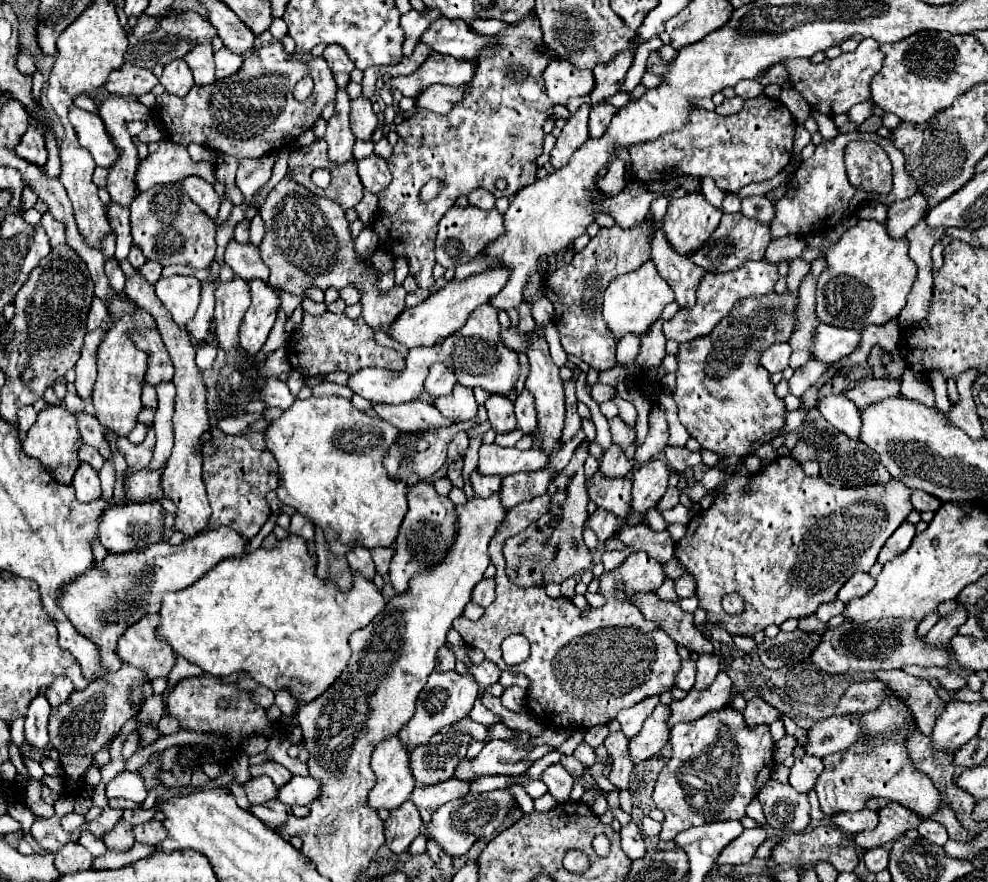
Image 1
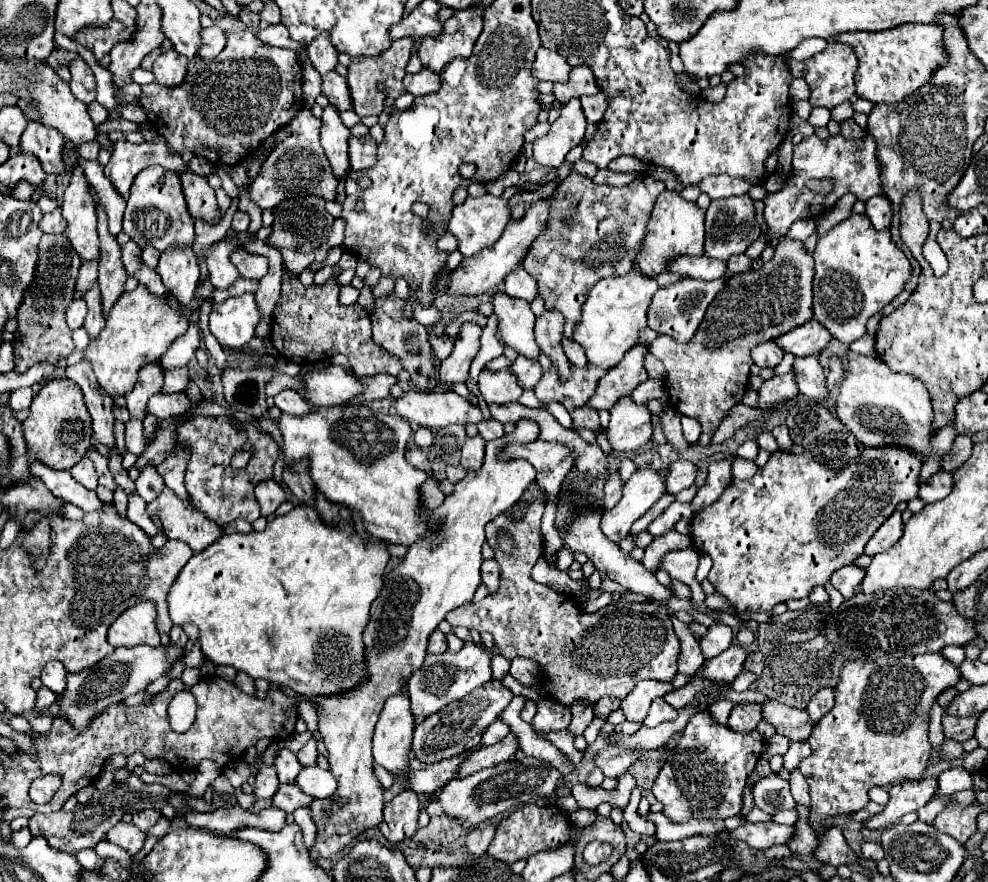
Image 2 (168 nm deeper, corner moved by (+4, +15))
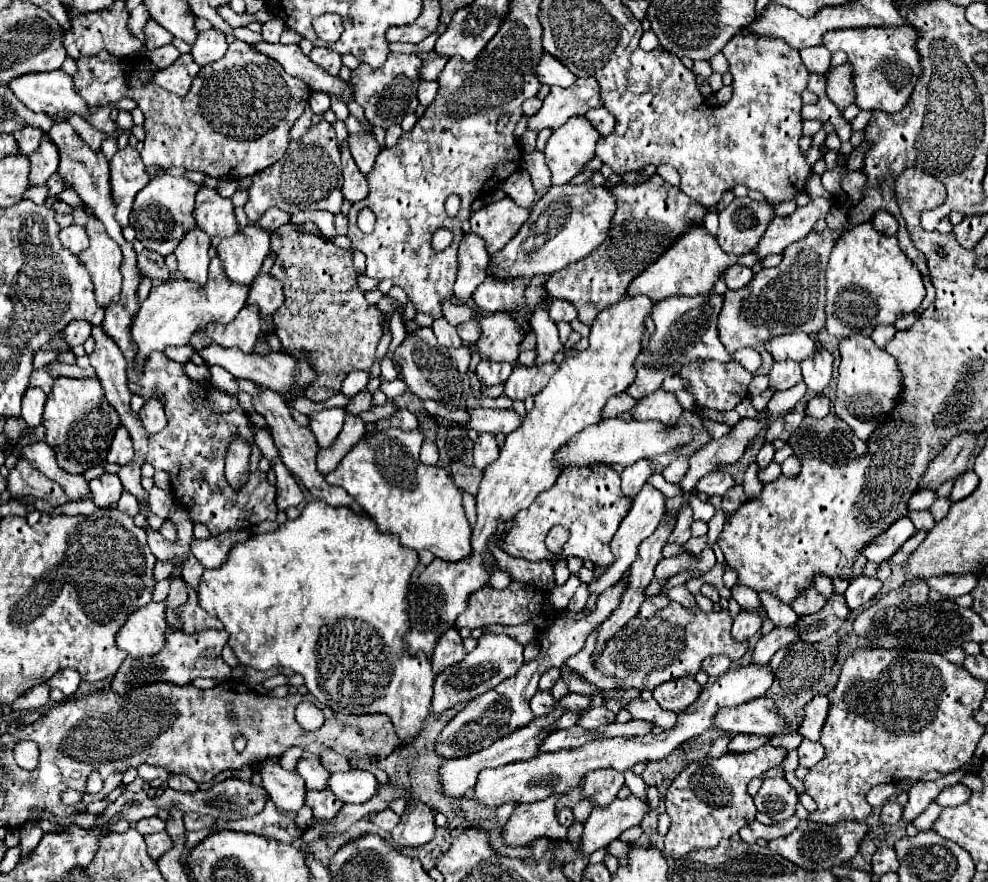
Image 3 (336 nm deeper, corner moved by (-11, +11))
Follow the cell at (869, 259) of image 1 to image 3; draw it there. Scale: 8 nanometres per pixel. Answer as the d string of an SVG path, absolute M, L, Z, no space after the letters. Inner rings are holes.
M871 222L845 232L831 250L827 264L827 302L825 328L843 338L851 334L871 336L879 324L893 324L903 314L919 308L925 298L921 272L901 252L897 236L879 236Z

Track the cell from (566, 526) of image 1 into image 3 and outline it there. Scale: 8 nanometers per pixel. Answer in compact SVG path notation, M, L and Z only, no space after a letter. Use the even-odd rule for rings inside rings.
M625 392L619 396L611 396L611 400L607 402L607 408L603 410L603 418L617 418L625 412L633 412L635 408L635 400L631 400L631 396L627 396Z

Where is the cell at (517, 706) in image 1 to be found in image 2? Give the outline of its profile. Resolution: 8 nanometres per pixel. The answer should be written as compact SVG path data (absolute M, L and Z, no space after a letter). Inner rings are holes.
M490 680L488 684L470 692L466 698L456 700L454 704L448 704L448 708L428 716L414 728L414 742L412 742L414 756L424 764L434 764L440 760L454 758L466 748L476 746L482 738L482 730L498 718L498 714L510 704L512 696L514 694L506 686L502 686L500 680Z

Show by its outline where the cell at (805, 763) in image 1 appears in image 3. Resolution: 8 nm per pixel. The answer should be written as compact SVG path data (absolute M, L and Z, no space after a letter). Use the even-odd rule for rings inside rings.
M803 740L801 746L797 748L799 754L799 764L805 768L813 768L821 758L823 758L823 746L819 742L809 742Z

